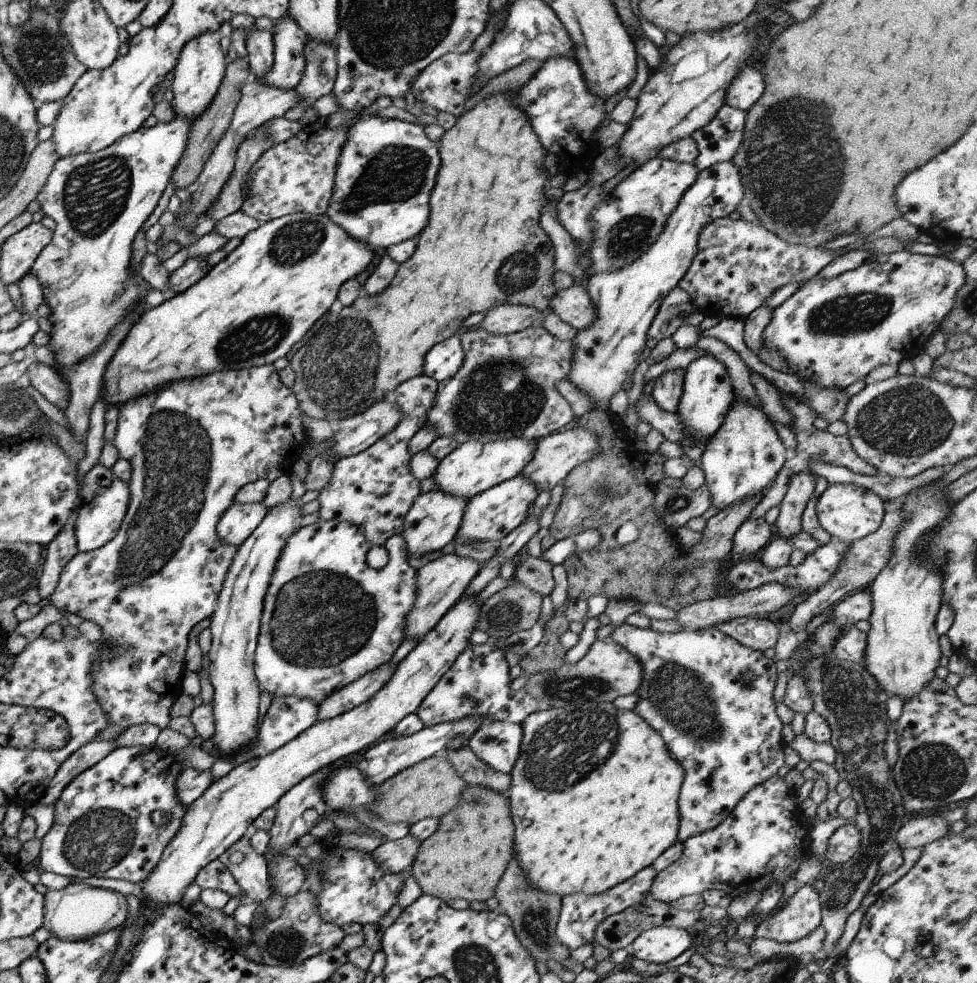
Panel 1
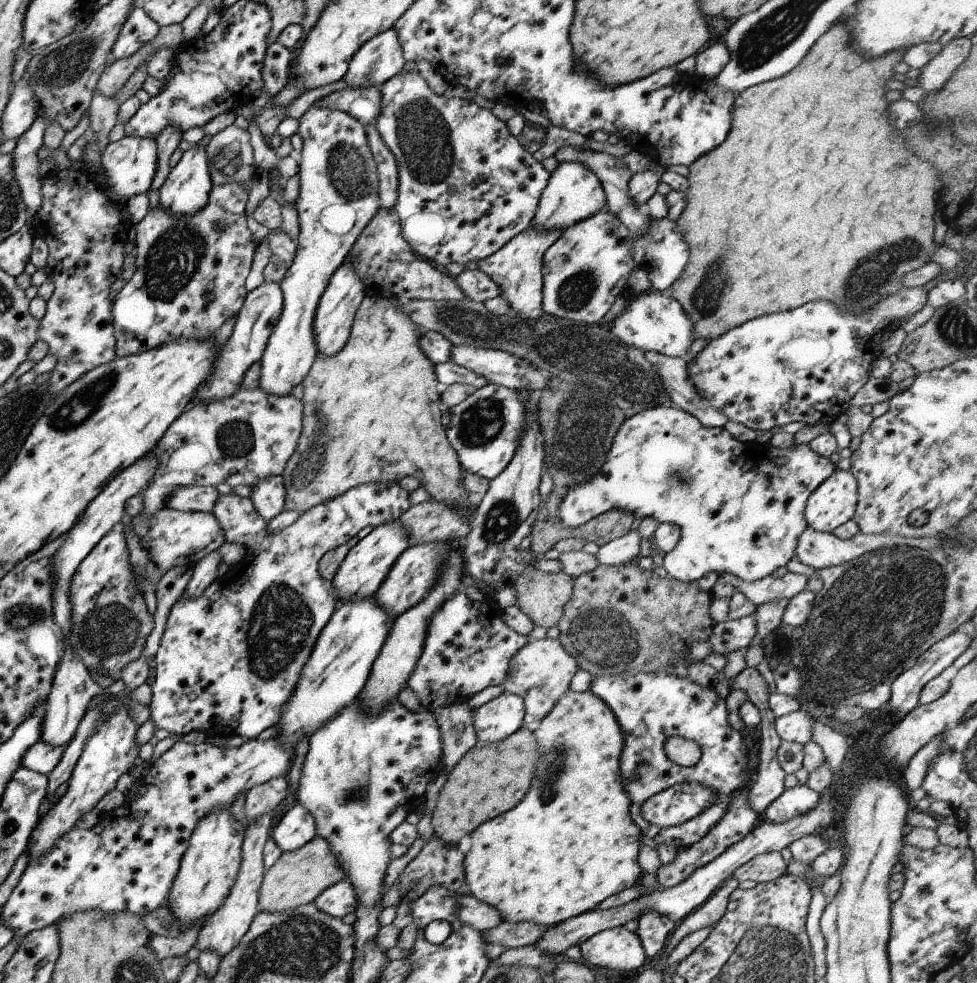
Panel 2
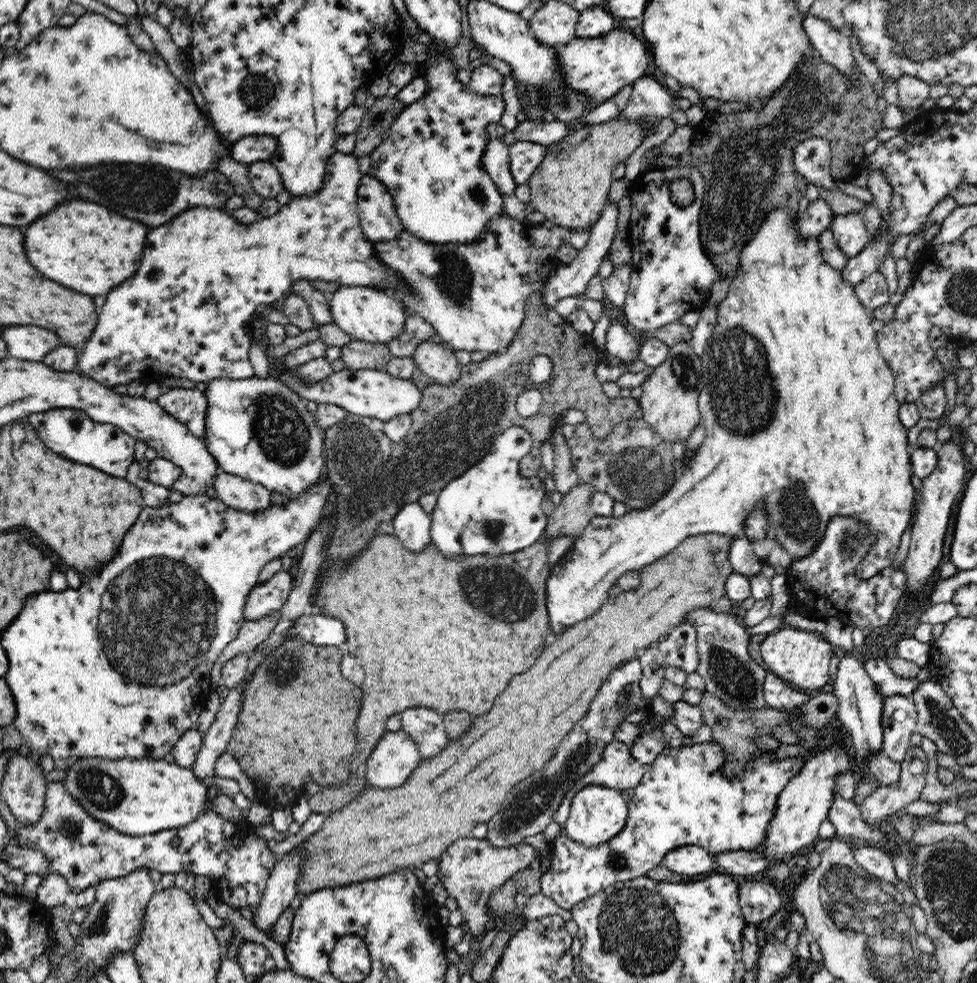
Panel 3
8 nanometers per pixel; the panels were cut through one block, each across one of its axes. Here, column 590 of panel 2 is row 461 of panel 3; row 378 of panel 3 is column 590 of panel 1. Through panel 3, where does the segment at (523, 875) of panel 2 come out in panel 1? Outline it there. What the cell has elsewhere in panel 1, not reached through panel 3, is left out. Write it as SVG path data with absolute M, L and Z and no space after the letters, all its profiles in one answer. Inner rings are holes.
M581 703L561 708L533 711L520 722L522 730L521 746L517 760L510 770L510 785L506 799L513 821L512 856L522 870L526 881L535 889L548 895L572 895L581 893L596 895L649 866L666 848L676 841L678 829L678 792L684 775L681 766L669 756L663 739L635 712L618 709L613 703Z

